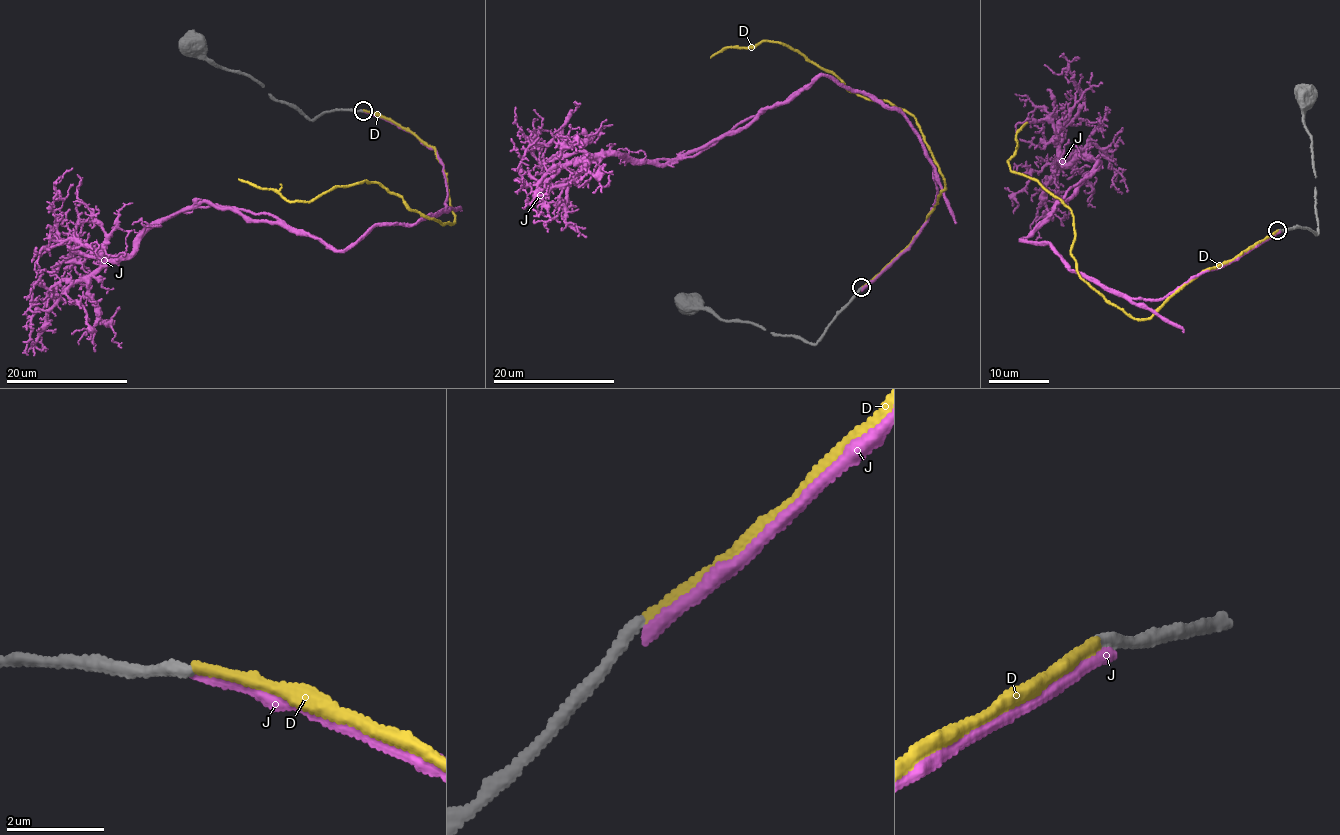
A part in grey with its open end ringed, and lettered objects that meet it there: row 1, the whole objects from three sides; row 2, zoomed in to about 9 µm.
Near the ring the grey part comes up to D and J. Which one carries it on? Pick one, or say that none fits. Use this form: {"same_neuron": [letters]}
{"same_neuron": ["D"]}

